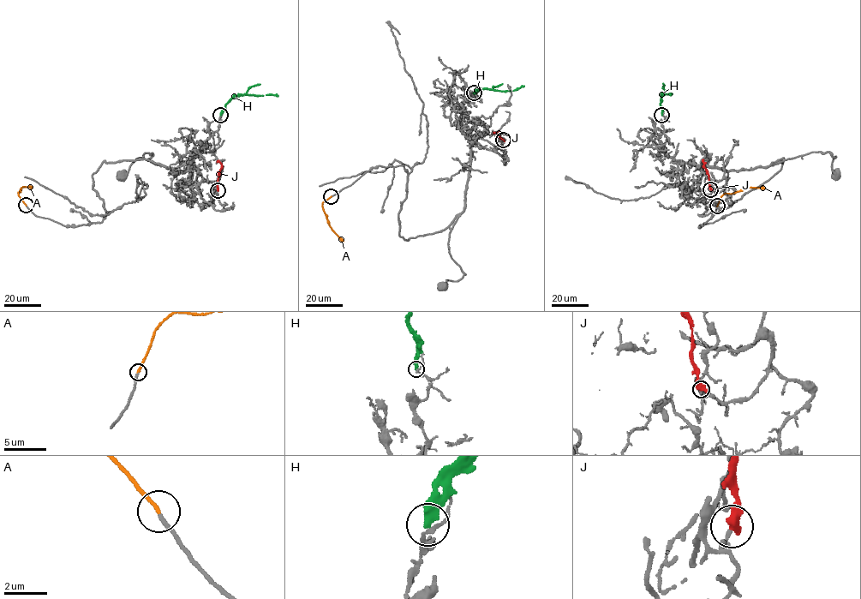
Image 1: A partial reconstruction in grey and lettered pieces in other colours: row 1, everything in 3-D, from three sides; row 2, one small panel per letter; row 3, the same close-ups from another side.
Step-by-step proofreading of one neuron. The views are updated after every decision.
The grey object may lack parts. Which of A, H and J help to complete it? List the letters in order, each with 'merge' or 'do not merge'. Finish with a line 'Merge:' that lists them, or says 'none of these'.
A: merge
H: do not merge
J: do not merge
Merge: A

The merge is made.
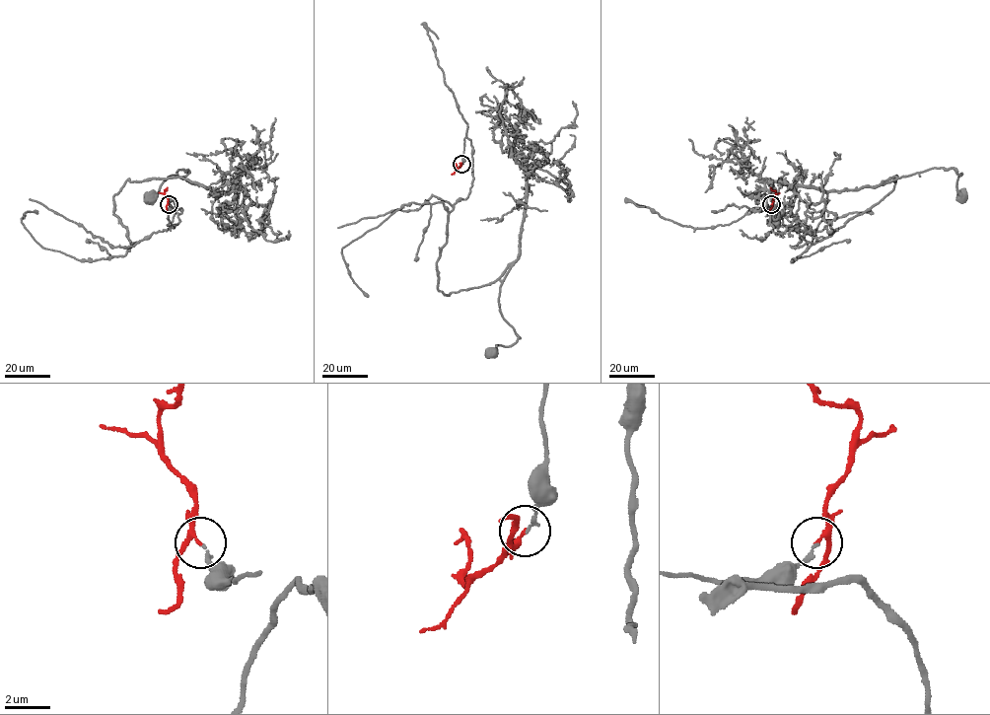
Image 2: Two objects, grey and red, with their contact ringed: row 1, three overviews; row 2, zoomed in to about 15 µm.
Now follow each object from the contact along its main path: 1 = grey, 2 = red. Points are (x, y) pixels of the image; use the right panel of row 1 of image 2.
1: (771, 204), (745, 213), (776, 208), (815, 243), (878, 204), (893, 176), (883, 182), (951, 168), (961, 196)
2: (771, 204), (775, 191), (770, 187)

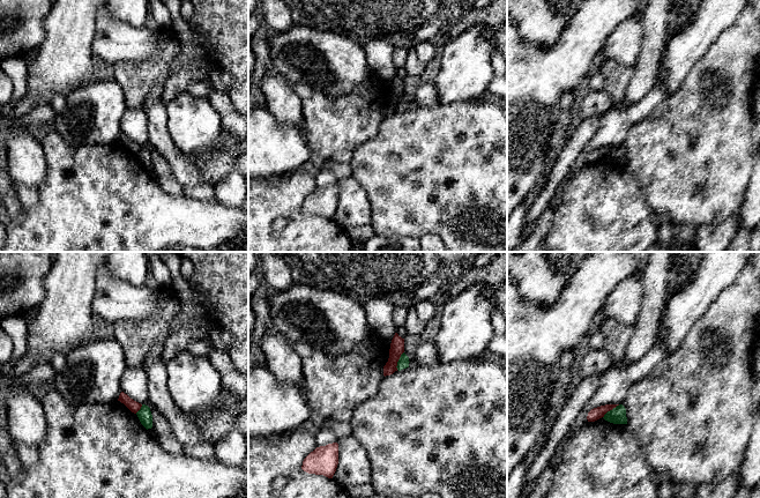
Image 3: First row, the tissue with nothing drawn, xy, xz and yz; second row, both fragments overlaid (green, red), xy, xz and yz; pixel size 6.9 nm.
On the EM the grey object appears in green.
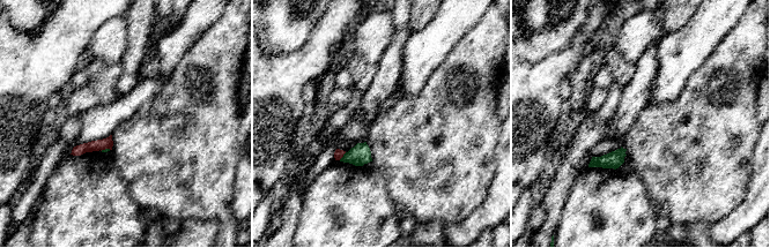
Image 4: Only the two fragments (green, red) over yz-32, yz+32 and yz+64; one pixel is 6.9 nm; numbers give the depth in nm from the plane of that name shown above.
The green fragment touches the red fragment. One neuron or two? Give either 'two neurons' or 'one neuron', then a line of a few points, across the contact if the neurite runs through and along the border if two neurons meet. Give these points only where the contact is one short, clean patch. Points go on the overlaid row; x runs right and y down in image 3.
two neurons; line xz (403, 351), (396, 369)

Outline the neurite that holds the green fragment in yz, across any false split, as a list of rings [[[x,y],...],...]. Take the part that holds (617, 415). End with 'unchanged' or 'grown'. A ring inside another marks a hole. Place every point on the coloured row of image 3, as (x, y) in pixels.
[[[623,404],[608,411],[603,418],[613,424],[627,424],[626,409]]] | unchanged

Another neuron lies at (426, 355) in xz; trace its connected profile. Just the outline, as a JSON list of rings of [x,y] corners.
[[[426,339],[425,341],[420,342],[416,347],[415,358],[417,365],[420,366],[433,366],[434,364],[439,363],[438,350],[433,341]]]

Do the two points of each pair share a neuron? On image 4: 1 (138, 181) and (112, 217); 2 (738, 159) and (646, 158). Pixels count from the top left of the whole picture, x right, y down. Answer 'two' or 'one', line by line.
1: two
2: one

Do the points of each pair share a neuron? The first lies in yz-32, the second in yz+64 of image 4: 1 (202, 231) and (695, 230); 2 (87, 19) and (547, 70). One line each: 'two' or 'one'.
1: two
2: one

